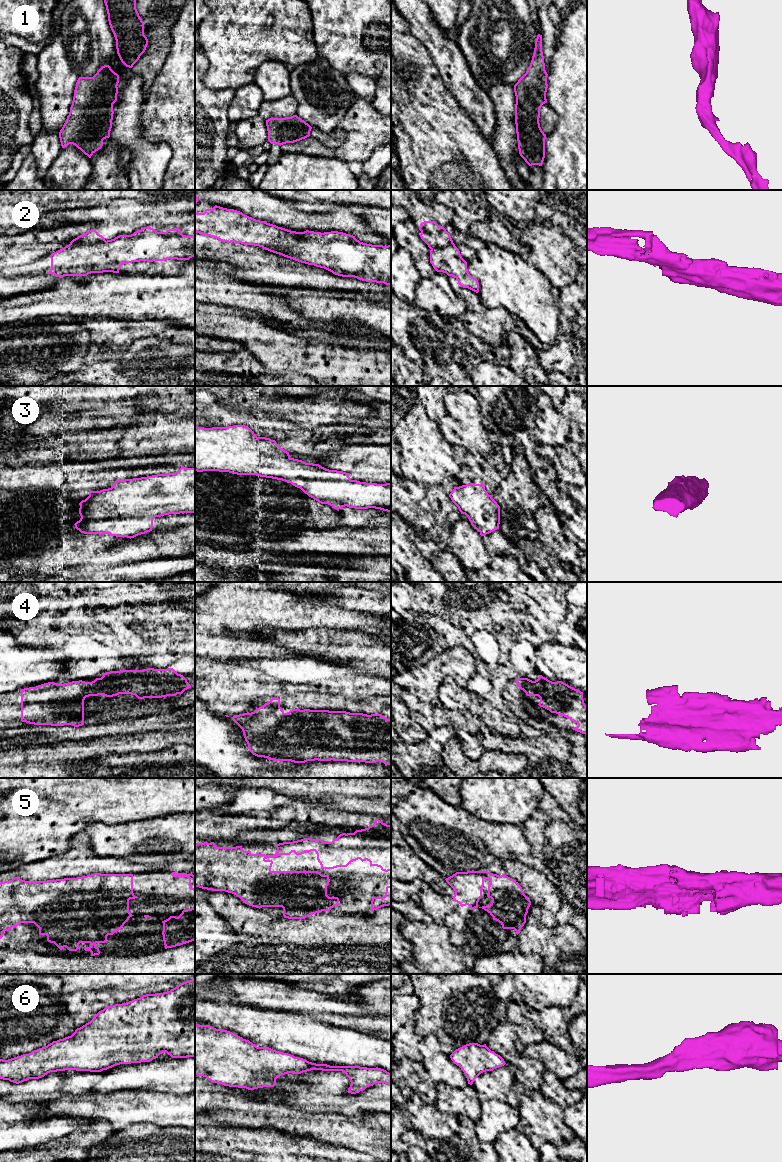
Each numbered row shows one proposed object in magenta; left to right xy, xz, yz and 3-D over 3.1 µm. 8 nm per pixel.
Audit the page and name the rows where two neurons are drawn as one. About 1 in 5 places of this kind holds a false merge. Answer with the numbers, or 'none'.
2

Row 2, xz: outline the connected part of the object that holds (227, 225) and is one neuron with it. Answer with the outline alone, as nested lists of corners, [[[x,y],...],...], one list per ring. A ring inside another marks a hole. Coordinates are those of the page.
[[[215,205],[206,209],[204,213],[195,210],[195,232],[216,238],[222,242],[235,242],[259,247],[291,247],[299,240],[299,232],[291,231],[265,221],[256,220],[234,209],[227,209]]]

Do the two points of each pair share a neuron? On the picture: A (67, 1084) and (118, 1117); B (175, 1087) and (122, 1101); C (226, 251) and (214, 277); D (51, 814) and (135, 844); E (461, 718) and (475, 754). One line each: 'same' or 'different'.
A: different
B: different
C: different
D: different
E: same

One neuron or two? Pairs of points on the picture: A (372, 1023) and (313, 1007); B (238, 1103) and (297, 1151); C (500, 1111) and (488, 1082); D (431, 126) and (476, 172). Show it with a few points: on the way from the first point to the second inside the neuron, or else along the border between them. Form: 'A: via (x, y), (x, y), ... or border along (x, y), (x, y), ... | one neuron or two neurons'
A: via (357, 1019), (346, 1019), (328, 1014) | one neuron
B: border along (243, 1127), (275, 1127), (290, 1133) | two neurons
C: border along (487, 1099), (502, 1100), (517, 1108) | two neurons
D: via (441, 137), (465, 161) | one neuron

